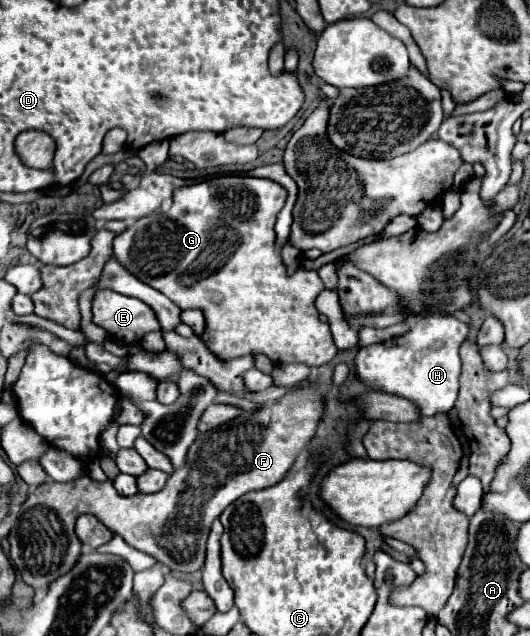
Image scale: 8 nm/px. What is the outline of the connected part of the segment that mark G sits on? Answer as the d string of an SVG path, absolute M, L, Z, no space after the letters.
M221 175L221 177L213 177L209 181L201 181L201 183L195 183L195 185L189 185L189 187L181 187L175 191L175 197L173 197L173 205L169 211L165 213L153 213L153 215L147 215L139 221L135 221L131 227L127 227L123 233L115 235L115 241L113 241L113 255L117 257L117 261L121 265L125 265L125 269L129 269L137 279L141 279L143 283L151 285L153 289L161 291L163 295L167 295L179 309L201 309L203 315L205 315L205 345L209 351L215 353L217 359L221 361L229 361L229 359L235 359L235 357L241 357L241 355L249 355L249 353L263 353L267 355L273 363L305 363L309 367L321 367L325 365L327 361L331 361L337 353L337 347L333 343L333 337L331 337L331 331L329 331L329 325L327 323L321 323L317 319L317 309L315 309L315 297L325 289L317 271L307 271L303 267L297 267L295 275L289 277L285 273L285 265L281 261L281 253L279 249L275 247L275 231L273 231L273 225L275 225L275 219L277 219L277 213L283 209L287 201L287 189L271 179L257 179L257 177L241 177L241 175Z

